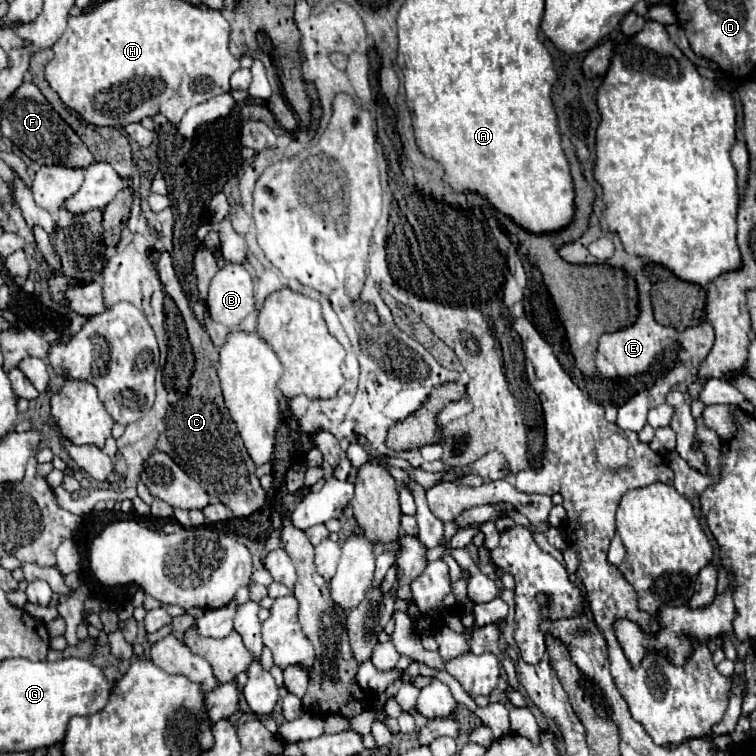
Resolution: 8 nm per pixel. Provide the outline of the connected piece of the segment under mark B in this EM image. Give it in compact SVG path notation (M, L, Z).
M226 264L214 274L208 292L208 310L212 320L228 328L236 328L248 314L258 310L254 282L246 266Z

